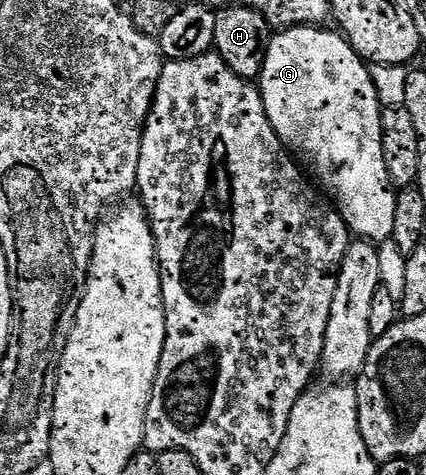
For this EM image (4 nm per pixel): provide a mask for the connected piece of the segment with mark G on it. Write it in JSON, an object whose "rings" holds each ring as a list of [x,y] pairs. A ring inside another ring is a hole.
{"rings":[[[317,26],[280,29],[269,44],[257,85],[263,95],[269,124],[273,124],[284,146],[313,178],[315,173],[314,181],[333,203],[334,209],[339,211],[348,231],[360,239],[380,244],[390,239],[394,232],[397,193],[385,168],[383,155],[384,107],[379,106],[379,90],[371,79],[368,63],[360,58],[342,33],[327,29]]]}

